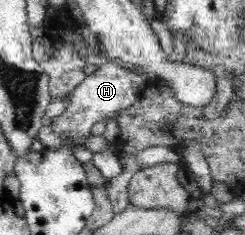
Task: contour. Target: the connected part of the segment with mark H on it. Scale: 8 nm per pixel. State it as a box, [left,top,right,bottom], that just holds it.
[51,61,150,139]

